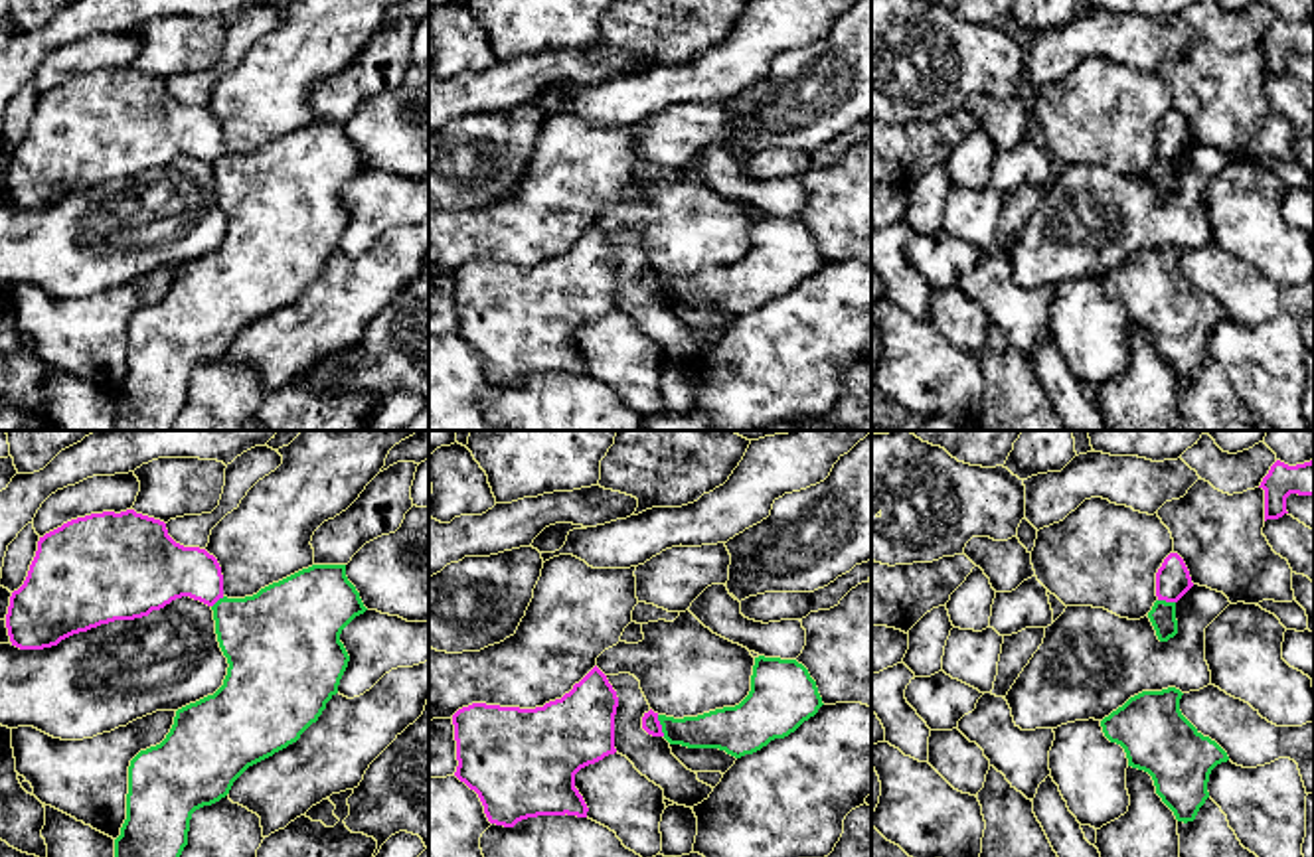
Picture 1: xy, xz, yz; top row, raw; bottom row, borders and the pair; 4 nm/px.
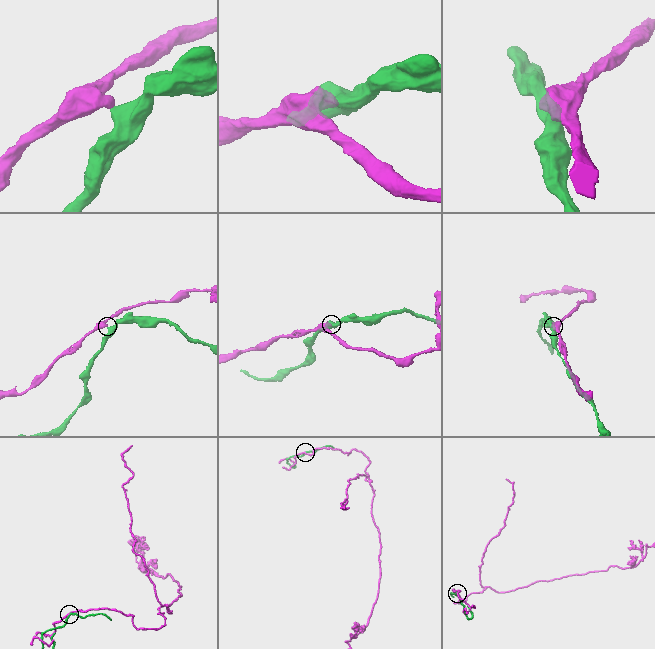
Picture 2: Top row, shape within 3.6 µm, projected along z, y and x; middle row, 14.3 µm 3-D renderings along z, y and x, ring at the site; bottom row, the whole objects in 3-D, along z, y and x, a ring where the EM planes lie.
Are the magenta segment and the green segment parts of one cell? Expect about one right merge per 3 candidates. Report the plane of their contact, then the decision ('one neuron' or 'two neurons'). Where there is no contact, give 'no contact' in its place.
contact in xz; two neurons

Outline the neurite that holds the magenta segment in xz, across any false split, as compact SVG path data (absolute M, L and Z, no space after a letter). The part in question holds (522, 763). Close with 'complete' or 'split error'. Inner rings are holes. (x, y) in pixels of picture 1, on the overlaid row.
M595 665L569 693L543 707L520 709L472 703L452 715L456 740L454 776L474 790L490 823L514 827L537 816L587 818L587 804L575 788L575 774L615 754L618 697Z | complete

